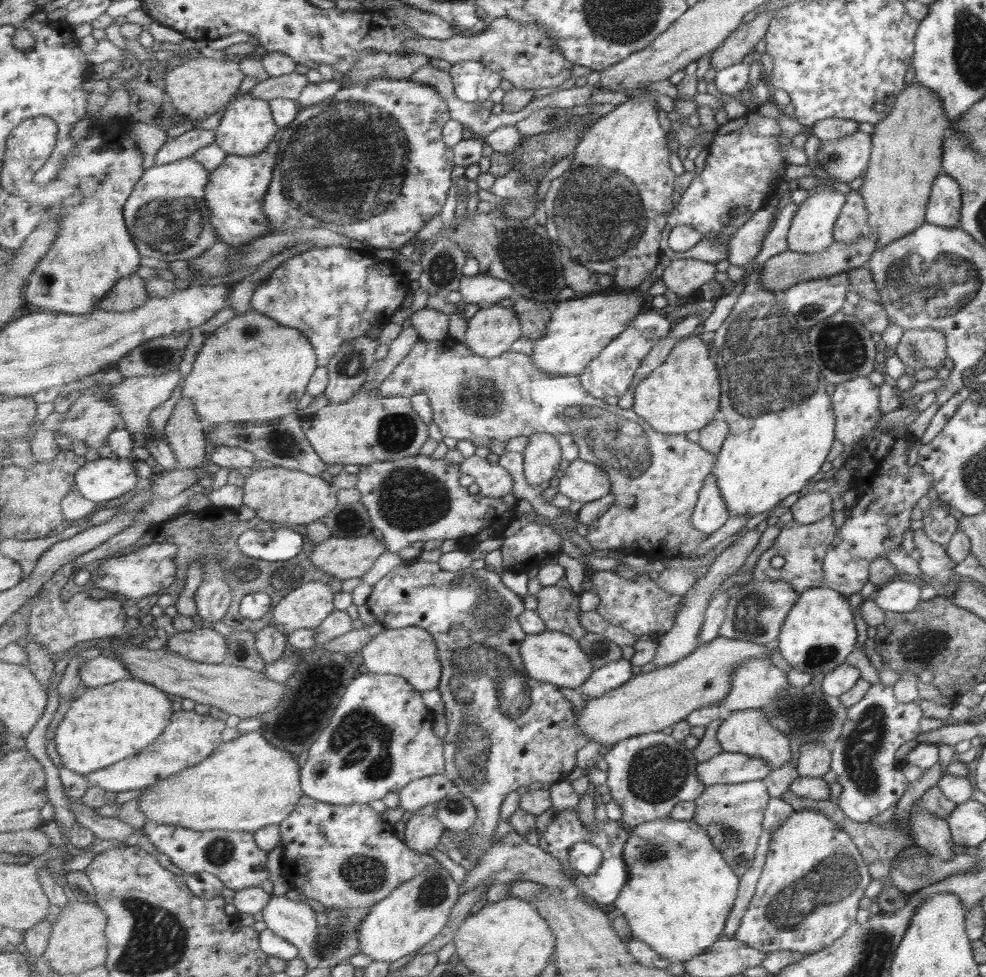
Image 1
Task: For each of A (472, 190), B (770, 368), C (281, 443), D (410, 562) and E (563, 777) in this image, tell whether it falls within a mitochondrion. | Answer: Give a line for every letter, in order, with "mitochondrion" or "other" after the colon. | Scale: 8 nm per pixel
A: other
B: mitochondrion
C: mitochondrion
D: other
E: other

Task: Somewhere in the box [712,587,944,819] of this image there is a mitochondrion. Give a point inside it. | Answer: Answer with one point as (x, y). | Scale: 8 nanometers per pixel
(863, 747)

